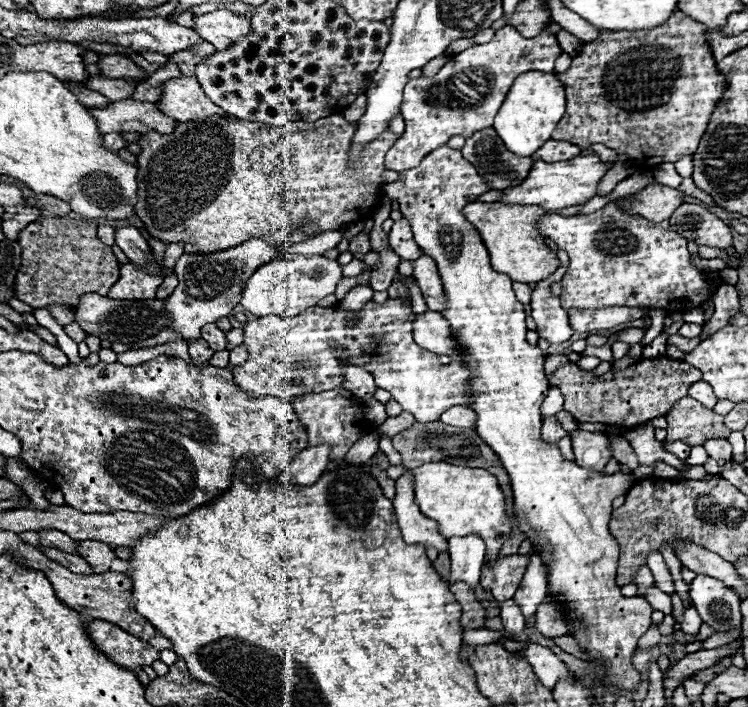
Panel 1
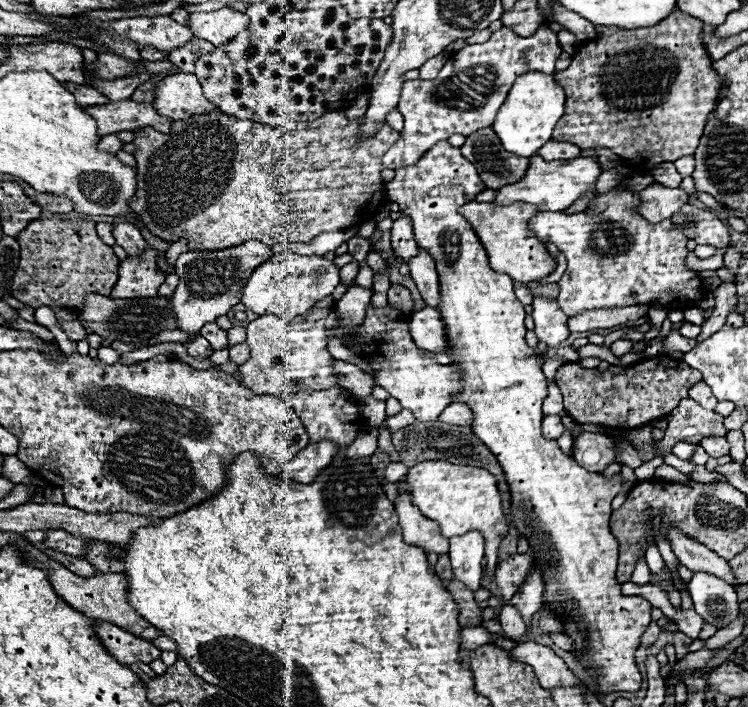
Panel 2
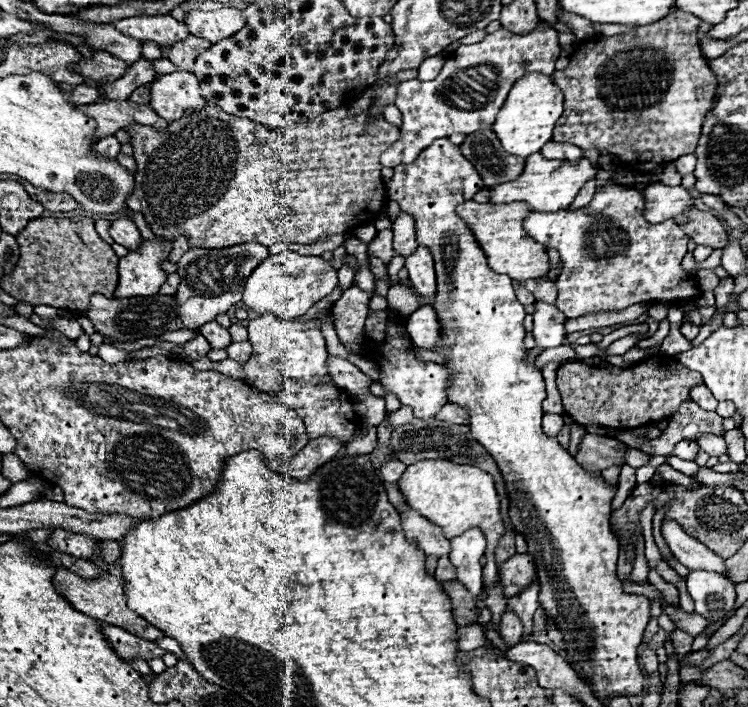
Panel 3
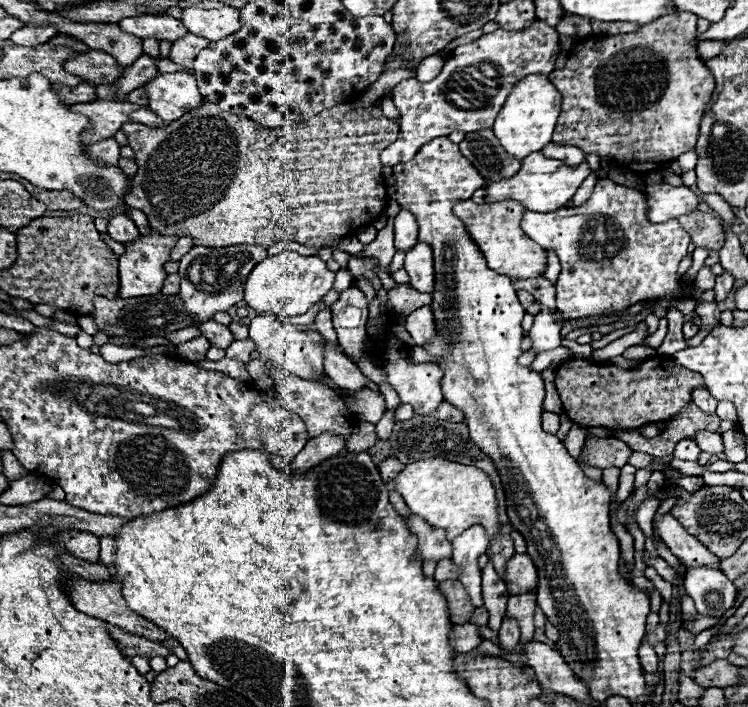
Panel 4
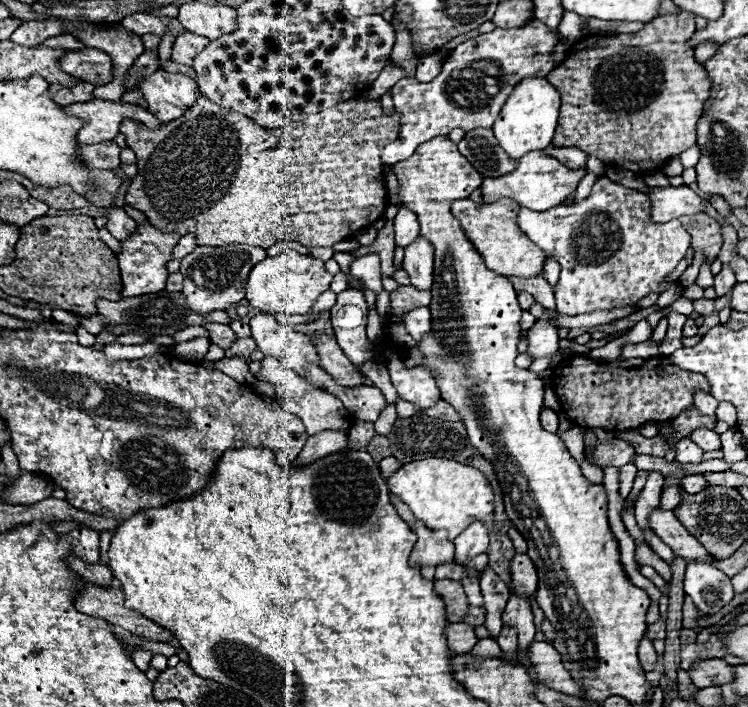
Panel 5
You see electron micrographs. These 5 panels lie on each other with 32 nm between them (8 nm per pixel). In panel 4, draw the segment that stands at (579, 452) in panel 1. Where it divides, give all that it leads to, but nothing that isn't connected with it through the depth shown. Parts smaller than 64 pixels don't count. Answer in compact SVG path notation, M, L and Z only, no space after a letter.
M590 438L584 444L584 450L580 454L580 462L586 462L588 466L596 466L596 468L612 468L618 466L622 468L624 464L628 464L632 450L628 448L628 444L624 444L622 440L616 438Z

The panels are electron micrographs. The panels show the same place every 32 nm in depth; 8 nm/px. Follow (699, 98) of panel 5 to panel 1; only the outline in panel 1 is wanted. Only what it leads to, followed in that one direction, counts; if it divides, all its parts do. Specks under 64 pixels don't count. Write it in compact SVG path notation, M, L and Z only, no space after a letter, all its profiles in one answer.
M680 10L658 28L600 34L594 42L582 46L566 72L556 76L566 88L566 114L554 128L552 140L572 142L580 148L604 144L634 162L642 162L644 170L696 152L710 114L726 90L726 78L716 70L716 60L706 42L706 26Z

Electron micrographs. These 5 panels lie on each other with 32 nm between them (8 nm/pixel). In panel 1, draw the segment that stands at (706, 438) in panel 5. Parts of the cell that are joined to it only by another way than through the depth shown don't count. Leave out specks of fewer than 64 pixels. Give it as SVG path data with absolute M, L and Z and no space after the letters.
M706 440L704 448L710 458L714 460L730 460L732 458L732 446L728 440Z

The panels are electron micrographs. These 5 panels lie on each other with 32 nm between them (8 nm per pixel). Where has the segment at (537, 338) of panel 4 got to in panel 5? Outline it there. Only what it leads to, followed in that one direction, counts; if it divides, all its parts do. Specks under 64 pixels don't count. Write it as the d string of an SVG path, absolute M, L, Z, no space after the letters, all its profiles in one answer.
M548 312L542 314L540 318L536 318L536 324L530 328L526 354L532 356L532 360L538 360L542 356L550 356L560 348L558 346L558 340L560 340L558 338L558 328L544 322L544 320L548 320L548 316L550 316Z

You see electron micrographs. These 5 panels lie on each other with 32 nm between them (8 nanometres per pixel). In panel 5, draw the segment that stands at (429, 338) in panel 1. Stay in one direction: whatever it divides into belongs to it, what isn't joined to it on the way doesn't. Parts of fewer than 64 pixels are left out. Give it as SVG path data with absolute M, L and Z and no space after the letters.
M416 308L412 312L406 312L402 314L402 324L414 340L420 340L424 334L430 332L430 310Z

